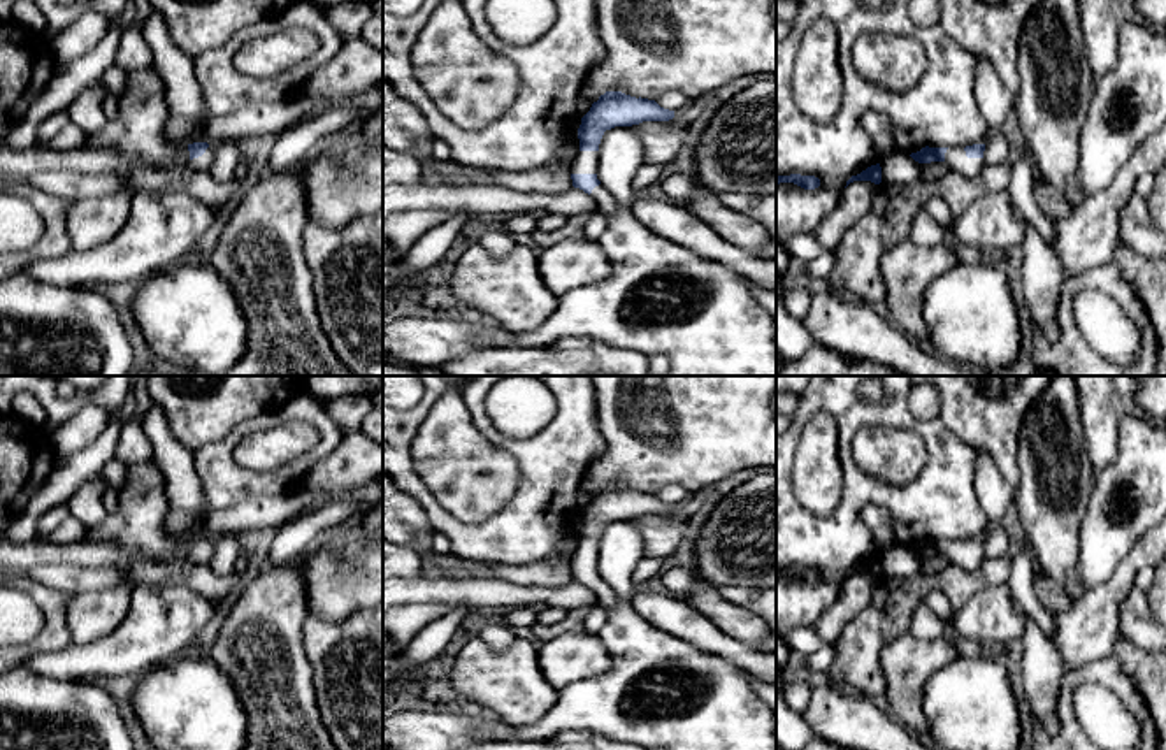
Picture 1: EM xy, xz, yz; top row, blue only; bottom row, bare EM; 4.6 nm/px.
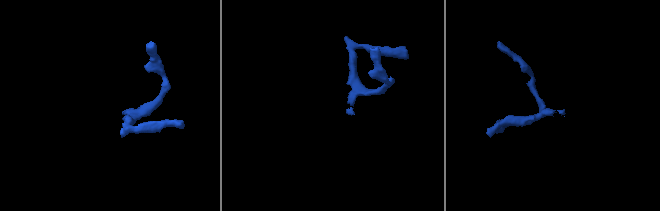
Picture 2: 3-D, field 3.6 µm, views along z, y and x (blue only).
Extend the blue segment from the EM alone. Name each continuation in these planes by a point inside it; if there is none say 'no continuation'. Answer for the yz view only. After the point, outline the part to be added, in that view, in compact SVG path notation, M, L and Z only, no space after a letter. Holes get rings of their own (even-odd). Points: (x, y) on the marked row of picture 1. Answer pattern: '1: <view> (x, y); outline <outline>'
1: yz (956, 158); outline M948 148L945 153L945 163L962 176L978 176L987 165L983 158L968 158L964 148Z

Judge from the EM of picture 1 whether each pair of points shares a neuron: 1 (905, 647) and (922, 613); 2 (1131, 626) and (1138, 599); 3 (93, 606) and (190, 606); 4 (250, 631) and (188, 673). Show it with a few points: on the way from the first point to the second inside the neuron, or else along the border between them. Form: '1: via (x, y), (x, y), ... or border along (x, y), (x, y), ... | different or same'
1: border along (908, 631), (919, 638), (943, 636) | different
2: via (1135, 619), (1135, 606) | same
3: border along (134, 589), (125, 619), (102, 638) | different
4: border along (206, 656), (230, 680), (236, 691) | different

